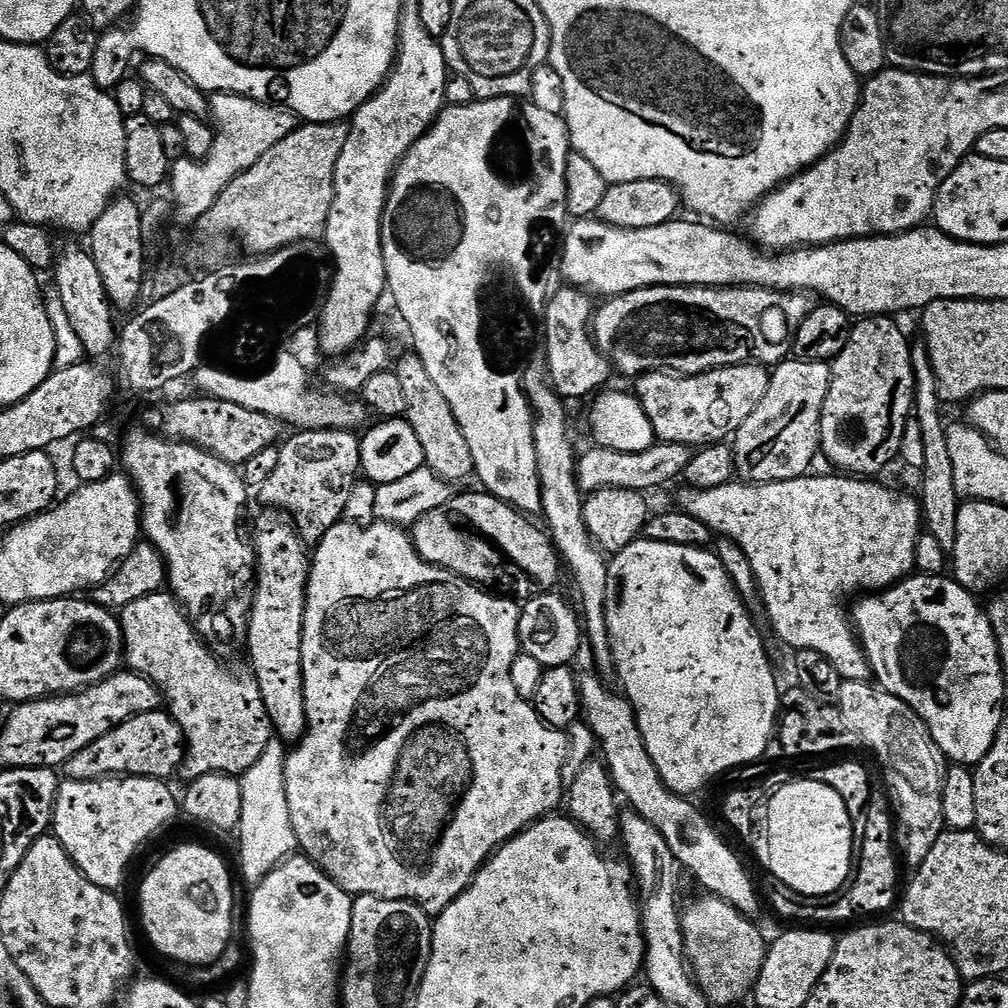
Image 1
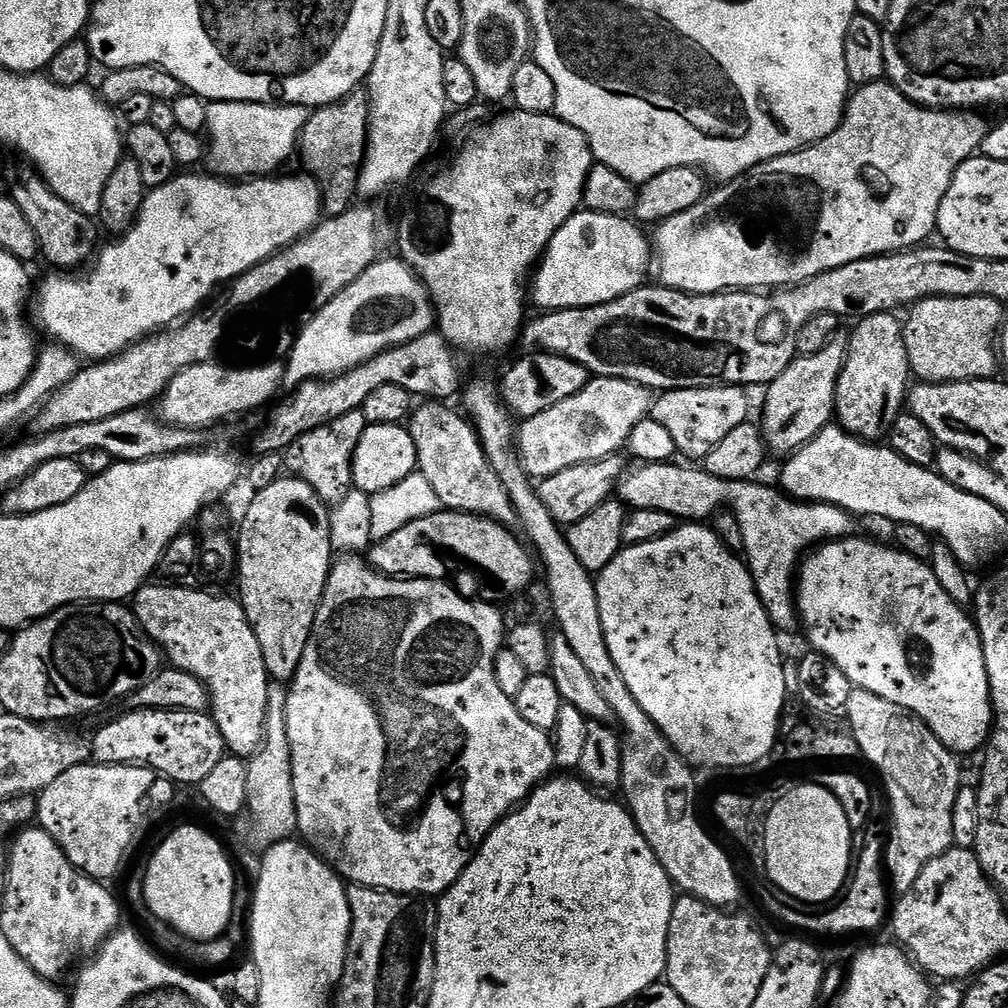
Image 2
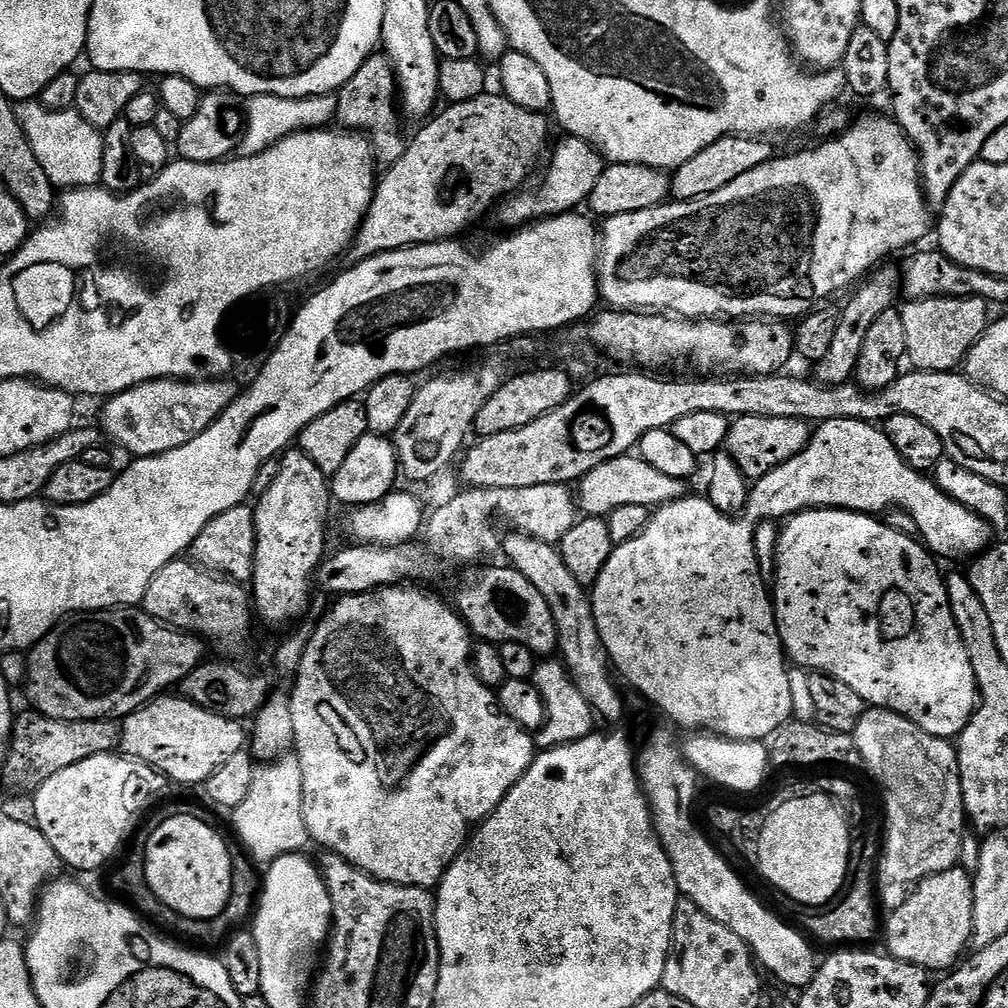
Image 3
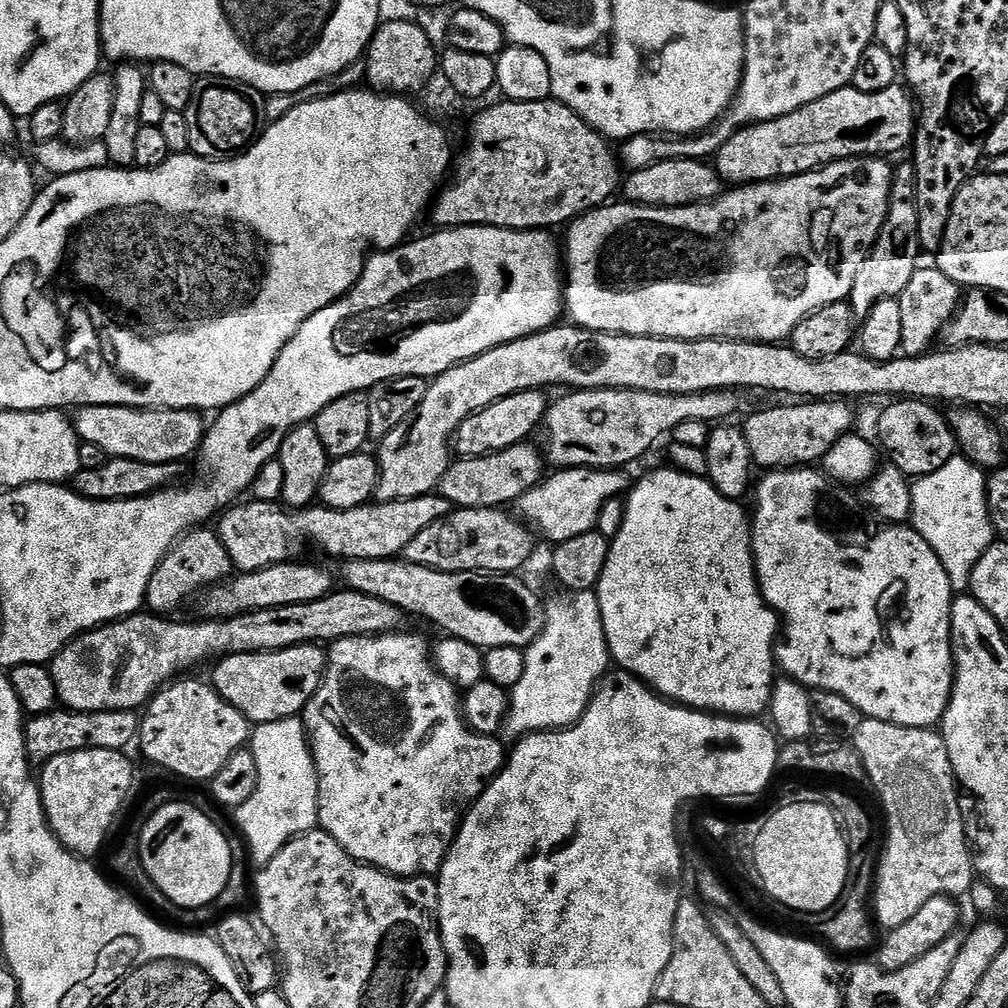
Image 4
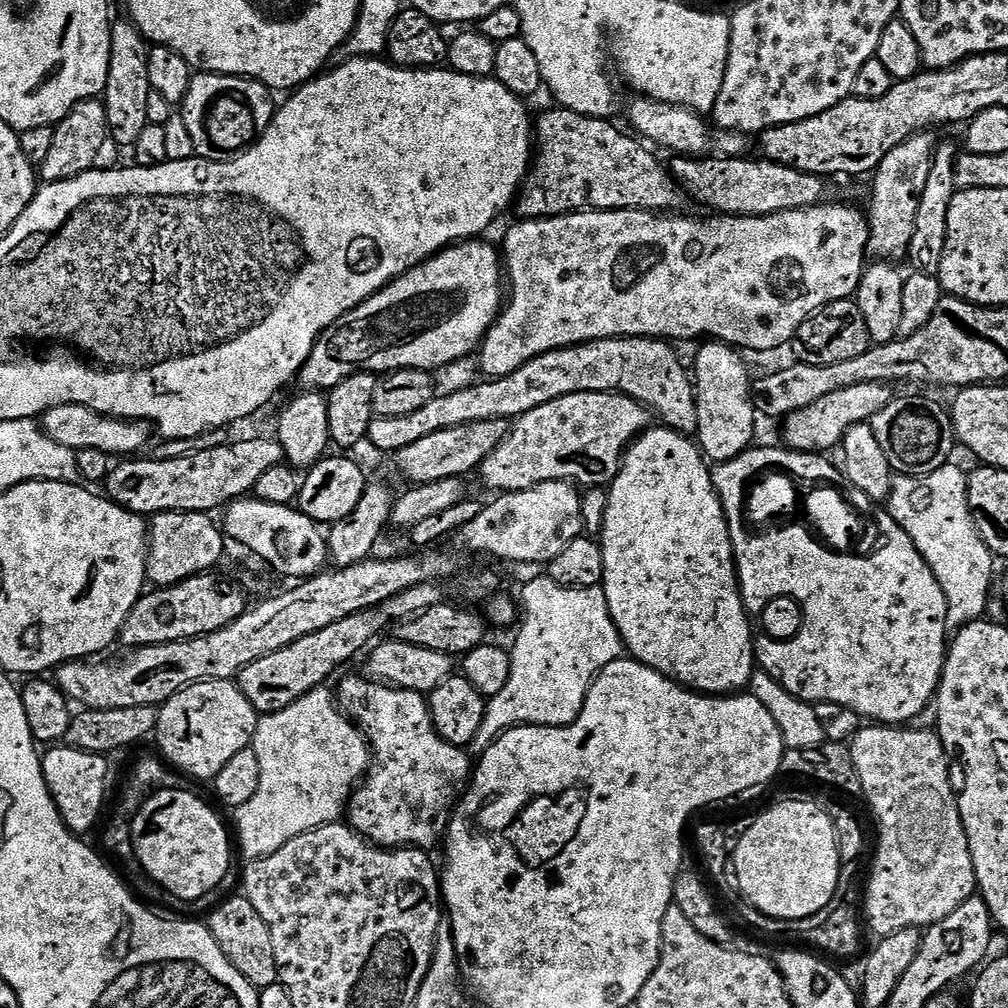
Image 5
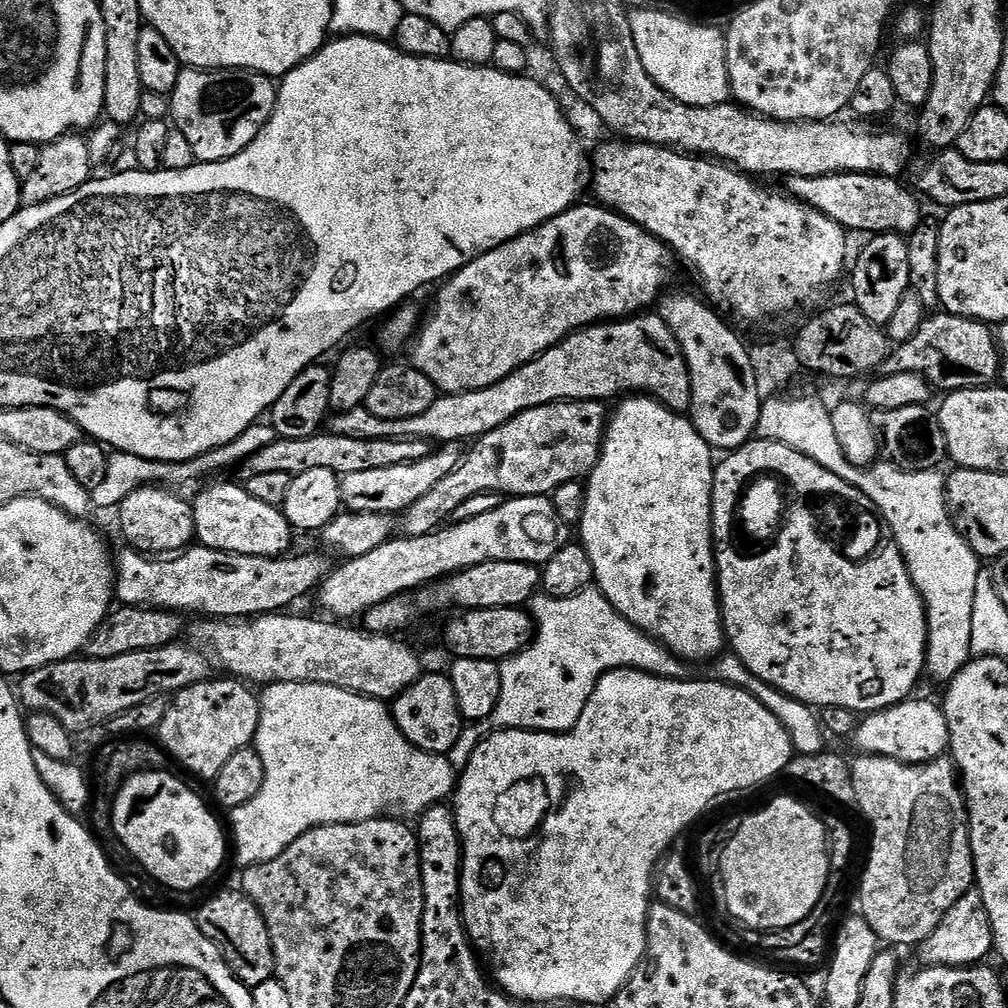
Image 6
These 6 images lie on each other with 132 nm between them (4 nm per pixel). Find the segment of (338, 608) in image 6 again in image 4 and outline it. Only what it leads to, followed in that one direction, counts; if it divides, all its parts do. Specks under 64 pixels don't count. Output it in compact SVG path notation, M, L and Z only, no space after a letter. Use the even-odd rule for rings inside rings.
M565 468L553 471L535 488L520 497L519 519L529 528L538 529L538 532L540 527L539 535L552 540L553 545L566 542L570 538L578 538L578 534L586 534L595 529L598 514L602 506L606 506L606 502L623 497L629 491L630 480L624 475L620 470L599 468Z

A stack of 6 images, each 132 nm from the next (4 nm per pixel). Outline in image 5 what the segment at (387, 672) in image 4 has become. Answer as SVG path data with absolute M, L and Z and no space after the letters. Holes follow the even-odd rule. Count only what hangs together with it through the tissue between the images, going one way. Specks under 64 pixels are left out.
M348 676L340 684L338 703L345 716L362 729L370 749L366 779L353 791L346 809L347 823L355 832L381 848L422 848L432 850L445 839L448 821L468 787L474 760L465 749L446 742L438 733L423 692L408 692L381 684L371 678Z

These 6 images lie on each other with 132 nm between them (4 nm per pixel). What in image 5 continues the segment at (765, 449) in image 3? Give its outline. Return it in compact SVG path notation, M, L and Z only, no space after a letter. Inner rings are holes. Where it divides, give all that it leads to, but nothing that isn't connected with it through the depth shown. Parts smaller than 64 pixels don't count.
M862 382L858 386L846 386L846 390L834 390L834 394L826 394L819 402L806 406L806 410L798 410L785 416L783 443L794 452L811 452L813 454L828 454L844 440L846 430L855 424L869 423L874 414L886 410L894 399L893 389L887 384L878 382Z

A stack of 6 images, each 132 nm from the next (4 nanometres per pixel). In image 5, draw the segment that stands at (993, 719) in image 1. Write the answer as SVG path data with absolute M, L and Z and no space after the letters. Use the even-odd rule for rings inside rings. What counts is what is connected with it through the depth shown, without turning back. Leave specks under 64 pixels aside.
M779 446L780 448L756 447L749 447L747 452L735 456L733 460L717 463L711 469L712 481L728 519L732 549L736 555L736 575L740 577L740 596L743 598L744 608L749 614L763 613L765 606L771 600L785 598L797 600L804 609L802 626L799 632L791 638L763 638L764 640L757 639L755 641L757 665L766 674L770 674L770 678L777 680L783 688L790 690L790 694L794 694L800 700L807 700L813 706L822 702L838 702L838 706L850 706L850 710L854 710L865 721L879 722L884 726L904 726L915 721L912 719L927 704L929 707L933 703L936 689L940 686L940 675L944 673L946 645L950 640L946 594L942 594L942 586L938 586L938 578L934 578L934 570L930 570L930 566L926 566L926 558L922 558L922 554L918 554L918 546L914 546L910 534L906 534L904 528L899 528L897 524L891 522L885 523L886 526L883 525L882 543L871 554L853 556L843 552L822 550L817 544L812 544L807 530L798 523L794 510L788 508L788 500L783 500L783 502L780 500L780 492L788 492L788 480L796 480L796 476L800 476L800 480L820 480L820 484L832 484L832 480L836 480L836 475L841 469L837 465L832 465L828 458L820 454L794 452L787 446Z

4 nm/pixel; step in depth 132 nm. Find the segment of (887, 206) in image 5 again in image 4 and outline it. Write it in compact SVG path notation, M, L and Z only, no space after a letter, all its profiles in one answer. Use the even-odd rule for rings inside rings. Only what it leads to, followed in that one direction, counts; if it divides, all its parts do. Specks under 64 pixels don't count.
M910 162L895 165L884 225L880 228L874 246L862 262L862 270L858 270L858 275L854 278L854 286L847 299L857 321L863 322L870 314L870 310L878 306L878 302L897 299L902 294L902 290L906 290L910 278L914 278L917 268L921 267L922 249L918 238L917 198L914 166Z

